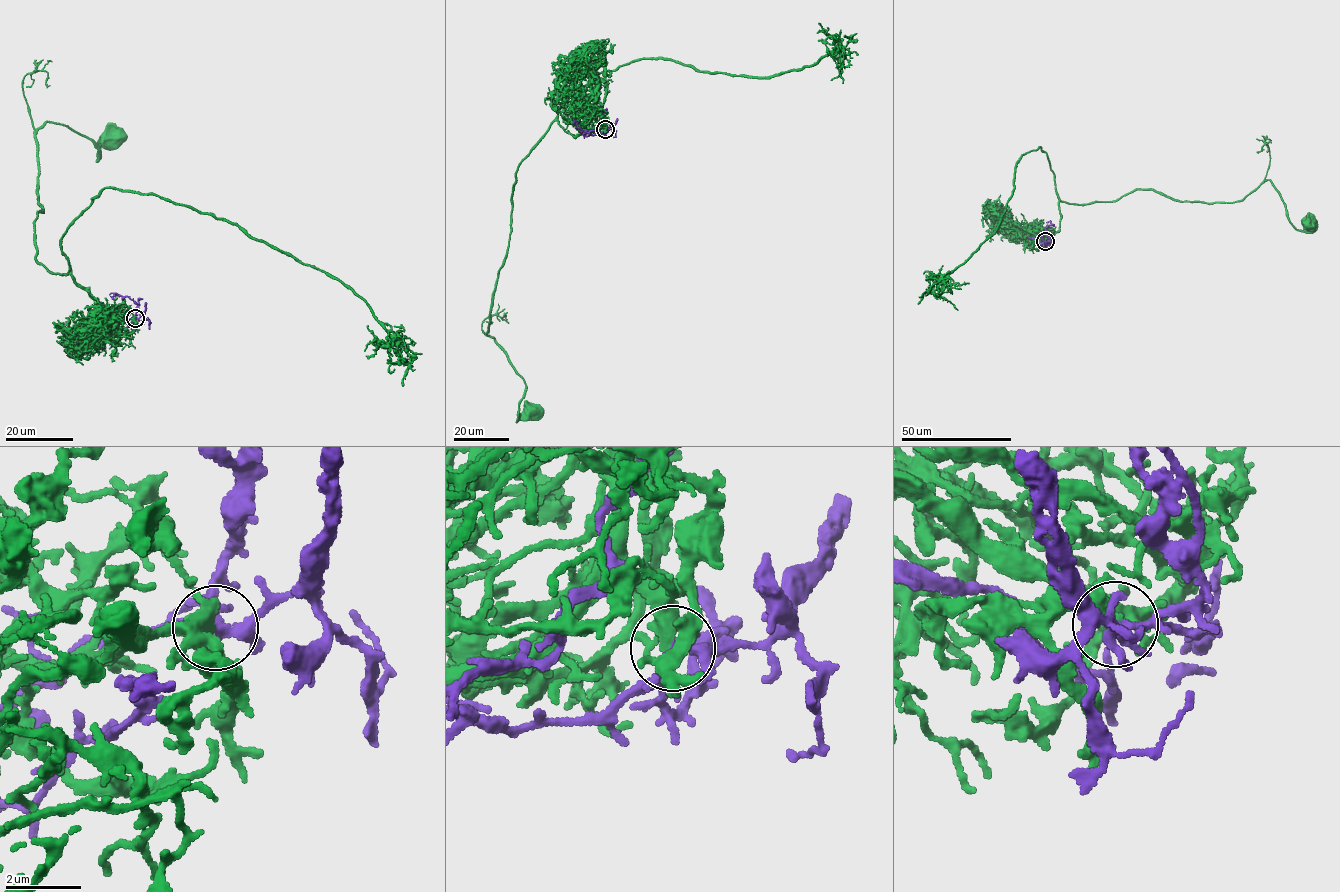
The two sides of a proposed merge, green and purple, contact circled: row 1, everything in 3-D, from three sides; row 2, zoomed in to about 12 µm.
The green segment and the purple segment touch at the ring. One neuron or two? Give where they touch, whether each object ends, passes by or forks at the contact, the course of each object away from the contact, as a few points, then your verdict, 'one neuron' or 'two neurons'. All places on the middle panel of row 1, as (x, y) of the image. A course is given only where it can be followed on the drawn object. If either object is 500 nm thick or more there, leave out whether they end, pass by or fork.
(605, 129) | green passes by | purple forks | green via (604, 129), (575, 137), (555, 120), (516, 173), (486, 335), (523, 379), (517, 412), (531, 412) | purple via (604, 129), (599, 134), (585, 132), (594, 130), (600, 124), (606, 108) | one neuron

